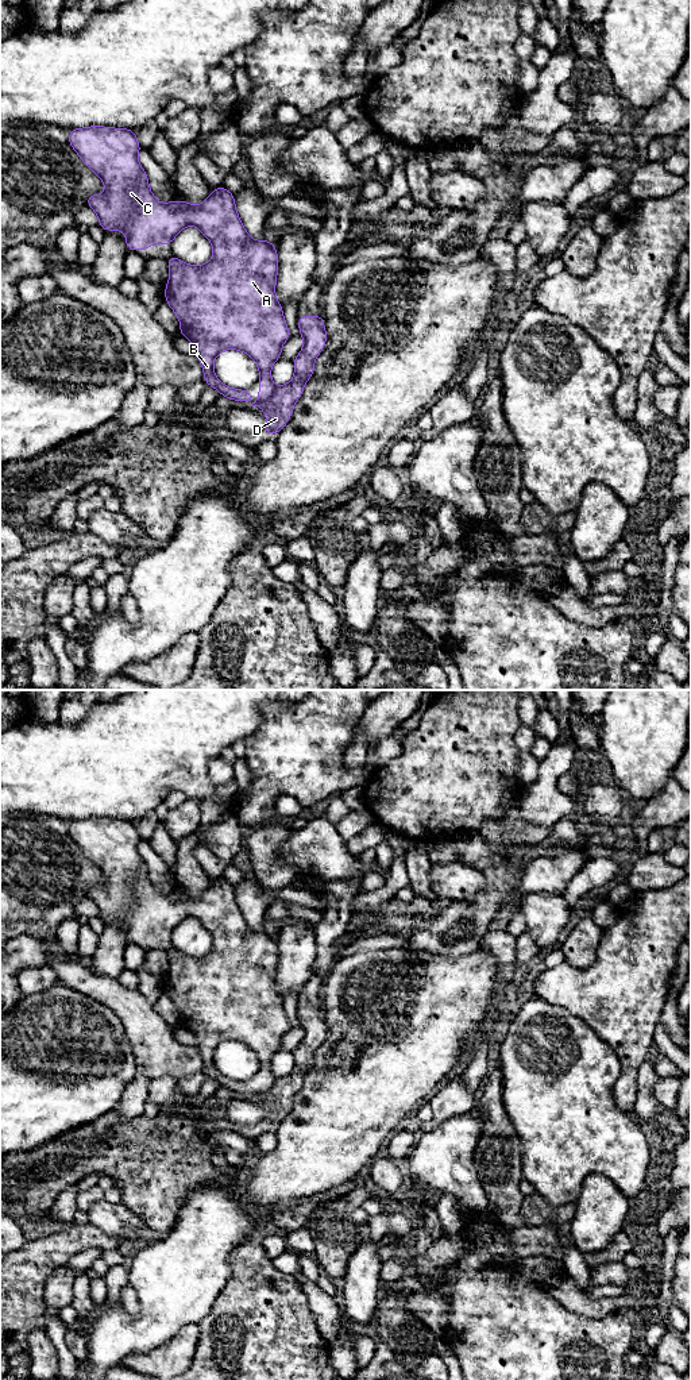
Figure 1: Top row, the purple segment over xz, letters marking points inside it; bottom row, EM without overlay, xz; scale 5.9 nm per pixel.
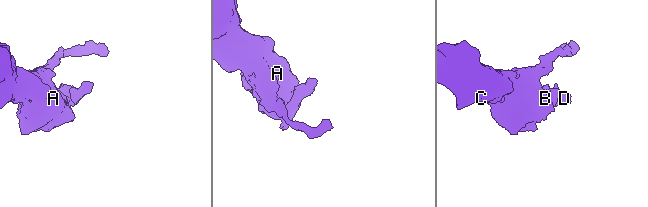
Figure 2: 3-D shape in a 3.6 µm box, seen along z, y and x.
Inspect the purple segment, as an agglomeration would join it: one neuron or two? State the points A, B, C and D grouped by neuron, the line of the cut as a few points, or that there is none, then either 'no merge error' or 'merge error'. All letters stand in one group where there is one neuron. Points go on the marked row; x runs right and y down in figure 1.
A B C / D; cut in xz along (277, 386), (271, 397), (262, 407); merge error

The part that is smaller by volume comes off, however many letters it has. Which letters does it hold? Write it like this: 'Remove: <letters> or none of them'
Remove: D

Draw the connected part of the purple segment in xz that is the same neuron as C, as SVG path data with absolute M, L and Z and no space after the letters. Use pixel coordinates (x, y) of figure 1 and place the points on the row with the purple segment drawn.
M90 126L67 131L70 147L105 185L101 196L92 193L86 197L88 207L97 213L99 224L105 232L117 230L126 234L127 250L171 244L186 225L197 227L212 243L213 255L205 265L189 265L174 255L167 258L170 277L163 292L165 300L181 323L179 334L196 346L196 355L204 370L202 381L220 396L250 402L250 390L224 385L213 370L215 358L223 350L239 350L250 355L259 369L259 400L251 406L267 404L277 388L271 381L271 366L281 359L282 346L290 338L283 308L275 297L275 244L266 239L254 240L248 235L238 215L233 193L223 186L215 188L198 207L188 200L171 200L167 204L158 201L148 186L147 173L138 161L142 147L134 130Z

